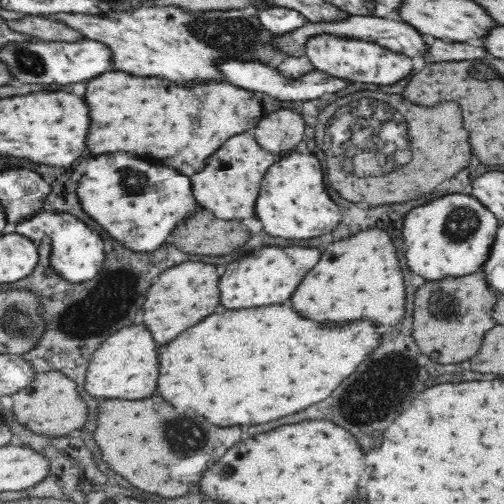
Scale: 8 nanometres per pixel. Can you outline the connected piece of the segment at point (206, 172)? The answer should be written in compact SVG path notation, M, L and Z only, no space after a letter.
M250 132L236 134L212 156L208 156L202 172L192 176L192 192L196 200L218 218L254 218L254 204L260 192L262 178L266 176L266 170L274 164L274 160L276 158L270 152L262 150L256 144Z

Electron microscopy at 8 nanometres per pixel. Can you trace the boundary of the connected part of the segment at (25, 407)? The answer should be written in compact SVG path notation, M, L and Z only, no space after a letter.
M35 372L32 384L11 395L14 418L30 432L56 438L62 432L82 428L86 420L86 404L76 396L75 384L60 372Z

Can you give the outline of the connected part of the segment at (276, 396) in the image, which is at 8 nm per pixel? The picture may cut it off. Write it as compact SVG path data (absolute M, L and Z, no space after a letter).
M286 306L226 310L222 314L206 316L160 348L156 392L178 412L192 408L196 414L220 428L264 424L300 412L332 394L340 380L350 376L362 358L378 346L378 336L380 334L376 334L374 326L368 322L352 322L344 328L324 326L300 318Z

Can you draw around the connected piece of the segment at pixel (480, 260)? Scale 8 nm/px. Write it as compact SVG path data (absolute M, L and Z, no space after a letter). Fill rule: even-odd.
M446 194L430 204L412 208L402 220L404 260L410 272L424 280L452 279L478 272L488 260L492 240L496 236L498 220L476 198L464 194ZM458 222L458 228L456 228Z

